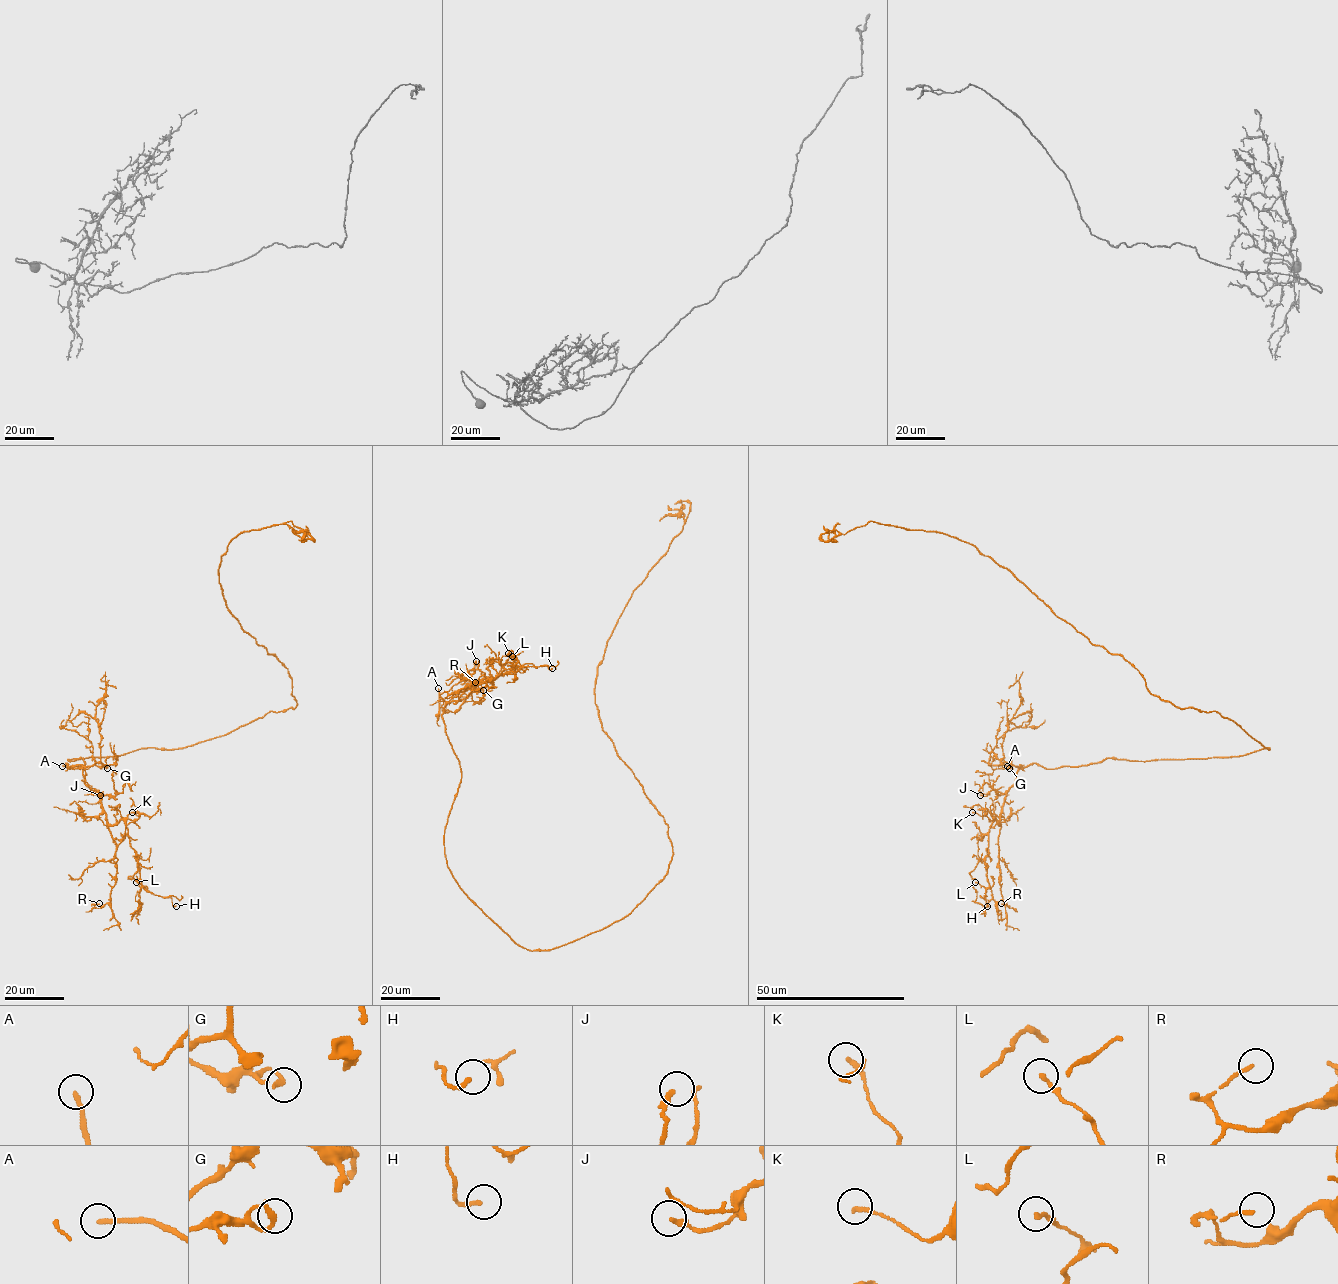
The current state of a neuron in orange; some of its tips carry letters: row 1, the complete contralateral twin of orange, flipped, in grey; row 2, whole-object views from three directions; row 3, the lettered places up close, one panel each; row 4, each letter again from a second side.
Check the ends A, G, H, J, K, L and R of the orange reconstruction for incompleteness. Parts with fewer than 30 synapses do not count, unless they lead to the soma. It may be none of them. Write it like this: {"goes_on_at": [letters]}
{"goes_on_at": ["A"]}

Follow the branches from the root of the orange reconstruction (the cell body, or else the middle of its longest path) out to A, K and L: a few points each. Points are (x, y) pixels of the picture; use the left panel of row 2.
A: (222, 736), (182, 748), (141, 748), (73, 758), (68, 760), (82, 758), (85, 763), (62, 766)
K: (222, 736), (65, 763), (82, 766), (109, 824), (136, 819), (132, 812)
L: (222, 736), (65, 763), (82, 766), (109, 824), (124, 821), (145, 887), (136, 882)

